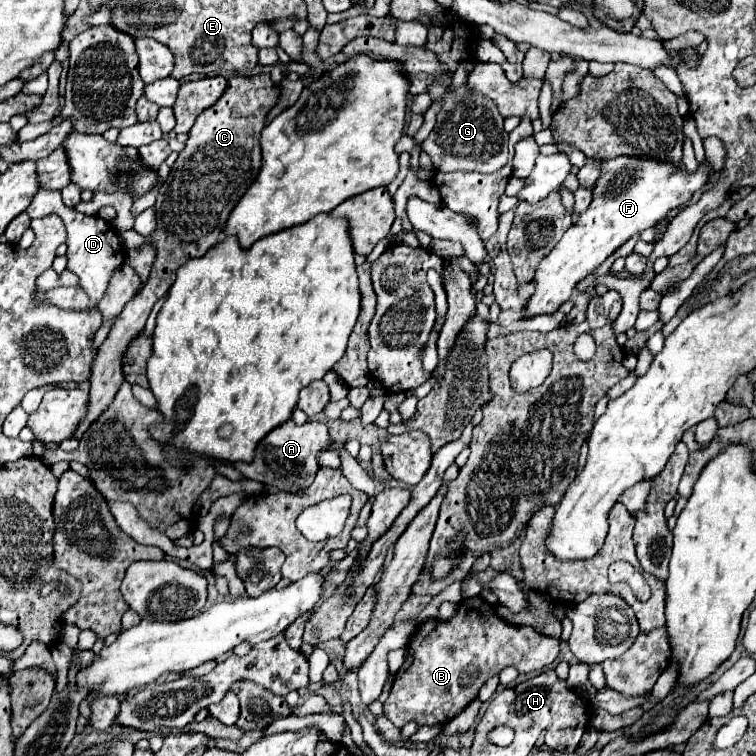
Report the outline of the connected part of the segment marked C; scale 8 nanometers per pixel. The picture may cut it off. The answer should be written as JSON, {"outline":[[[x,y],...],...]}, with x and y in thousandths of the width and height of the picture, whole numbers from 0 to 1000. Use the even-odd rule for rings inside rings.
{"outline":[[[341,97],[331,102],[304,102],[296,126],[272,147],[267,147],[251,171],[246,194],[238,200],[233,216],[222,237],[214,242],[206,261],[206,303],[190,313],[193,321],[206,324],[206,348],[198,356],[196,369],[177,396],[172,396],[148,430],[140,451],[130,462],[130,472],[124,478],[122,499],[119,499],[119,530],[116,549],[103,562],[98,578],[106,581],[108,573],[140,544],[140,536],[156,520],[156,509],[164,504],[161,493],[161,472],[177,446],[190,438],[190,427],[201,411],[201,403],[217,393],[230,374],[233,356],[243,351],[254,340],[270,337],[278,327],[283,327],[296,308],[299,292],[317,266],[317,261],[328,253],[328,247],[339,239],[344,226],[344,173],[352,157],[352,149],[368,134],[368,115],[357,107],[354,97]]]}

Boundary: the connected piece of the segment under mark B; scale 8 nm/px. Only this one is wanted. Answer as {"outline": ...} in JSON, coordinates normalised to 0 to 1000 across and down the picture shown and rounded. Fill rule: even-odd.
{"outline":[[[622,790],[608,795],[595,819],[556,824],[537,858],[537,874],[521,896],[516,922],[508,927],[508,946],[524,962],[534,962],[537,954],[550,954],[553,959],[595,954],[667,882],[677,880],[690,893],[722,885],[738,869],[738,845],[722,843],[706,829],[677,827],[651,811],[651,803],[638,790]]]}

